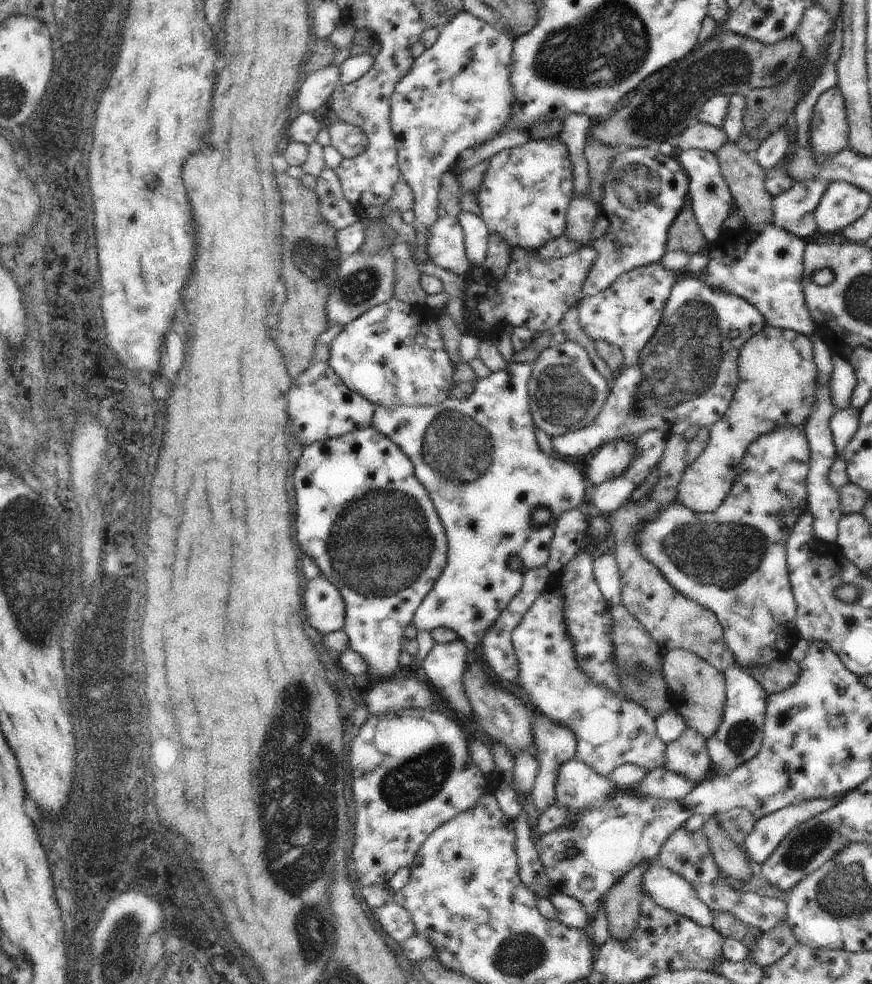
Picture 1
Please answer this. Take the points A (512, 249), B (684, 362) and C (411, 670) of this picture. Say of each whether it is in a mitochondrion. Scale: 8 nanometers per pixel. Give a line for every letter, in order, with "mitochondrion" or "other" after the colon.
A: other
B: mitochondrion
C: other

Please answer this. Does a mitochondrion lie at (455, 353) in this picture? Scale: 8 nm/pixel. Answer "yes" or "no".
no

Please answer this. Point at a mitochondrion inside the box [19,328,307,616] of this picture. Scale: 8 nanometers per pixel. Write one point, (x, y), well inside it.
(89, 582)

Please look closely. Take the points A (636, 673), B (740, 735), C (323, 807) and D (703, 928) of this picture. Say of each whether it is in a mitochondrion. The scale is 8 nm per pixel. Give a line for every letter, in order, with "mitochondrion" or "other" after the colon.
A: mitochondrion
B: mitochondrion
C: mitochondrion
D: other

